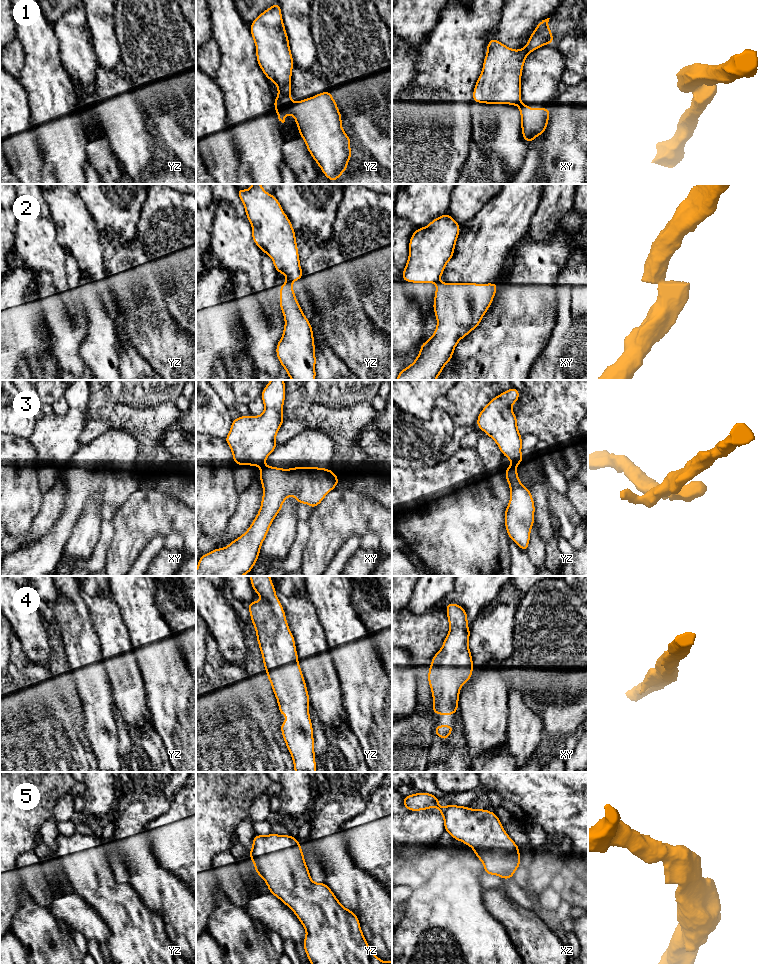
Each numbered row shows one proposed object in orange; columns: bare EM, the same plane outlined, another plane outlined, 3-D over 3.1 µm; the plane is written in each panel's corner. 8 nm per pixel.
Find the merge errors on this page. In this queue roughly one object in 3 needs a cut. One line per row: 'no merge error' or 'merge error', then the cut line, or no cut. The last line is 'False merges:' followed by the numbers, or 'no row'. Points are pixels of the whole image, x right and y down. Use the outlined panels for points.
1: merge error | yz (292, 102), (276, 110)
2: merge error | yz (288, 280), (291, 282)
3: merge error | yz (512, 464), (516, 465)
4: no merge error | no cut
5: no merge error | no cut
False merges: 1, 2, 3

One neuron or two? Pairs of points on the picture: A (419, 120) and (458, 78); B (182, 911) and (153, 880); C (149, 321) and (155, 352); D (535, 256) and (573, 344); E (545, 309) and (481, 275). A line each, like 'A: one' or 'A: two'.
A: one
B: one
C: one
D: two
E: two

